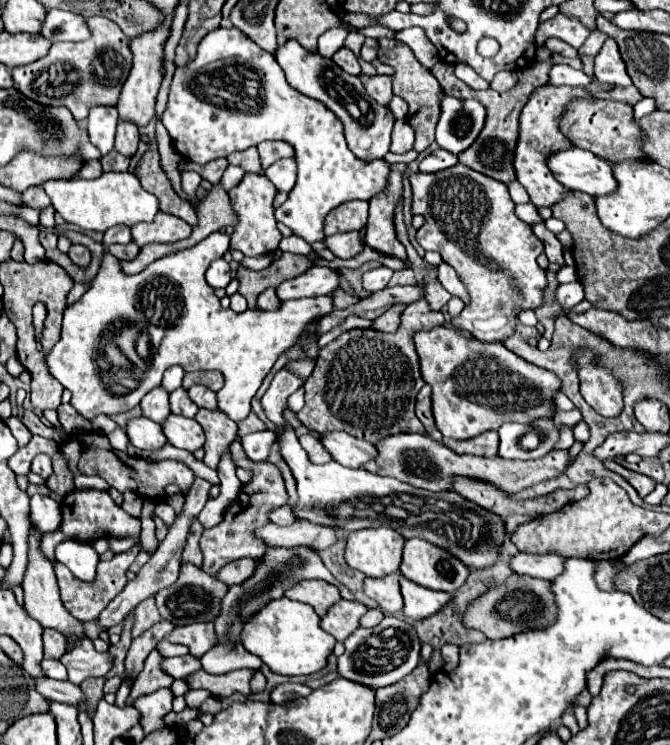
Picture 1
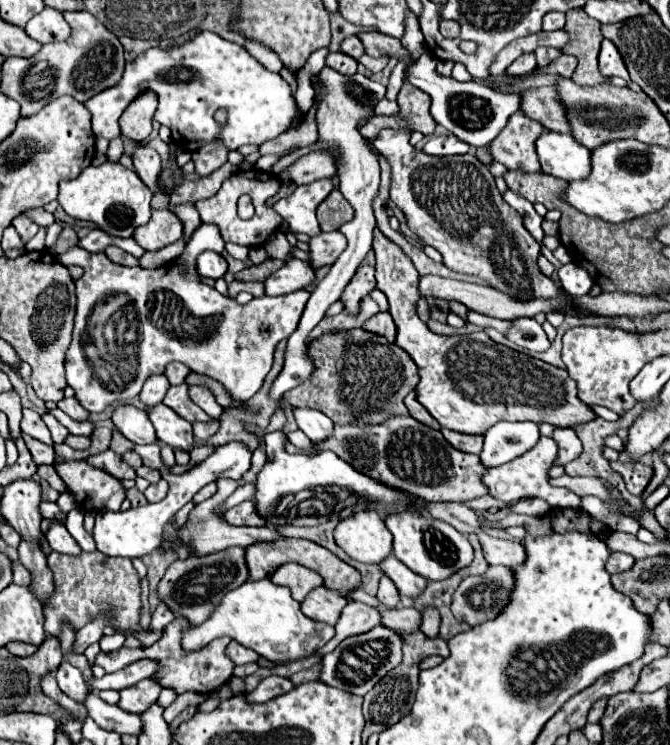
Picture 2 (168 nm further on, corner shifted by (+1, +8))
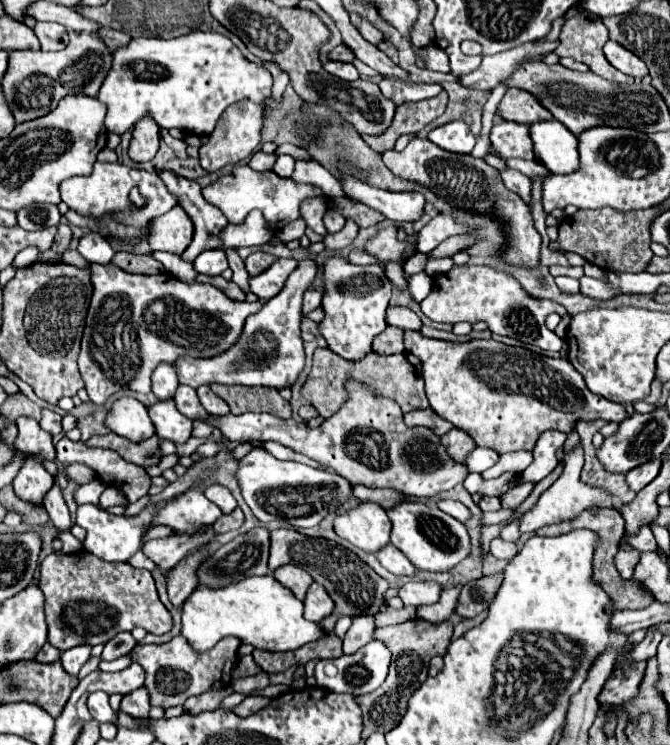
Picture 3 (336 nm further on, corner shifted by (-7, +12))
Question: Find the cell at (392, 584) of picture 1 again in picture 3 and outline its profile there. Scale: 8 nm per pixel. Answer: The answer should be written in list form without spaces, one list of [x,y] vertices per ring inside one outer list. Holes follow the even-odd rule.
[[[407,582],[399,588],[399,598],[405,606],[423,606],[439,600],[441,586],[435,582]]]

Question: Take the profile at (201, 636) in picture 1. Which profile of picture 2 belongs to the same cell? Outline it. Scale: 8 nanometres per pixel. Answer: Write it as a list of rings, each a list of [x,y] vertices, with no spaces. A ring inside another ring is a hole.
[[[177,618],[175,622],[171,622],[165,632],[163,638],[159,642],[155,642],[149,648],[119,648],[115,652],[99,652],[95,664],[99,664],[101,668],[105,668],[105,672],[117,672],[129,664],[133,664],[135,660],[155,660],[159,664],[159,672],[153,674],[153,680],[157,680],[161,684],[161,688],[173,688],[175,694],[183,694],[183,692],[197,692],[197,694],[211,694],[217,692],[223,684],[229,682],[229,678],[233,676],[233,662],[227,658],[225,648],[231,642],[227,636],[225,638],[217,638],[211,644],[207,644],[201,652],[185,652],[181,648],[181,632],[187,628],[185,618]]]

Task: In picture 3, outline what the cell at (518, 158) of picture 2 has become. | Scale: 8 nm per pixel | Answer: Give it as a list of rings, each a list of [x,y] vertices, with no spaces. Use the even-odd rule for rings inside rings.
[[[497,120],[497,122],[499,124],[495,124],[491,130],[491,144],[495,152],[505,160],[509,158],[535,160],[529,126],[509,120]]]

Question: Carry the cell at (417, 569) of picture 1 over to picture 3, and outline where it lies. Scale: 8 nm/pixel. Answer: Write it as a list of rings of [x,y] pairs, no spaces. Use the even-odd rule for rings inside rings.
[[[401,502],[387,510],[389,520],[393,522],[391,542],[413,562],[419,570],[429,572],[447,572],[461,560],[465,560],[471,554],[471,538],[459,520],[453,516],[441,512],[433,504],[423,502]]]

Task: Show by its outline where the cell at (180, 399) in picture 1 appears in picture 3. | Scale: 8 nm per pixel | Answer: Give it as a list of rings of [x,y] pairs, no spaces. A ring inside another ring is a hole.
[[[179,386],[177,392],[175,392],[175,404],[177,404],[177,410],[181,414],[185,414],[189,420],[193,422],[209,422],[211,418],[215,418],[213,414],[209,414],[201,402],[197,400],[197,394],[195,394],[195,388],[191,386]]]

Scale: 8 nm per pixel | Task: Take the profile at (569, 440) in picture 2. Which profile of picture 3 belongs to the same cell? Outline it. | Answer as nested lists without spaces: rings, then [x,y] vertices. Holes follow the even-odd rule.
[[[545,430],[539,436],[535,450],[533,450],[533,454],[535,454],[533,464],[527,470],[523,470],[525,482],[539,482],[555,470],[557,450],[565,444],[565,440],[567,440],[567,434],[559,432],[559,430]]]

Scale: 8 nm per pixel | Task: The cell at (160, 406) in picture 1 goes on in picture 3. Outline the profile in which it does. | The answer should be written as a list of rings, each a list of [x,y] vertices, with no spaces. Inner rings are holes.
[[[159,364],[151,376],[153,382],[153,394],[159,400],[169,400],[173,398],[179,382],[177,382],[177,374],[175,368],[171,364]]]

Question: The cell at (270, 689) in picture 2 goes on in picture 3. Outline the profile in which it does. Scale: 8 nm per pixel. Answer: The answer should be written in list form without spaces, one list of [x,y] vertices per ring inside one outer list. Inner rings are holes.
[[[245,696],[245,700],[239,704],[239,706],[235,706],[235,712],[239,714],[239,716],[251,716],[251,714],[255,714],[255,712],[259,712],[261,708],[265,708],[265,706],[269,706],[269,702],[271,702],[271,698],[265,698],[265,696]]]

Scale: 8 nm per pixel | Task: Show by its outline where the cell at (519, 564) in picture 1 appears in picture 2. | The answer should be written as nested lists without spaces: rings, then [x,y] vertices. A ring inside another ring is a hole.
[[[481,528],[477,530],[477,536],[483,548],[483,556],[491,566],[515,568],[515,566],[521,566],[521,562],[525,560],[525,548],[521,542],[491,538]]]

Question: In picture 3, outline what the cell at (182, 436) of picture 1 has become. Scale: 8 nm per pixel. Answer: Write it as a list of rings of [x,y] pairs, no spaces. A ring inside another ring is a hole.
[[[173,400],[157,402],[149,406],[149,416],[157,428],[157,436],[171,442],[187,442],[193,432],[193,422],[177,412]]]

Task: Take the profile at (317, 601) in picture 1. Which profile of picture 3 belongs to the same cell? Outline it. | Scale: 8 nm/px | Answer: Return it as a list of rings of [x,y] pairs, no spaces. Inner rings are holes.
[[[281,566],[277,568],[277,572],[273,574],[283,586],[287,586],[299,600],[305,600],[305,592],[307,588],[313,584],[313,578],[299,566]]]

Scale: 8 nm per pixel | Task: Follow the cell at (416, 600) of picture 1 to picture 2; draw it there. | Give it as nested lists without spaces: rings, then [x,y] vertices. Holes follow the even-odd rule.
[[[387,556],[379,566],[381,566],[381,570],[393,580],[393,584],[397,586],[397,590],[399,590],[401,594],[405,594],[405,596],[411,596],[411,598],[419,596],[419,594],[423,592],[425,584],[427,584],[425,578],[421,578],[421,576],[415,574],[415,572],[411,572],[411,570],[409,570],[405,564],[401,564],[395,556]]]

